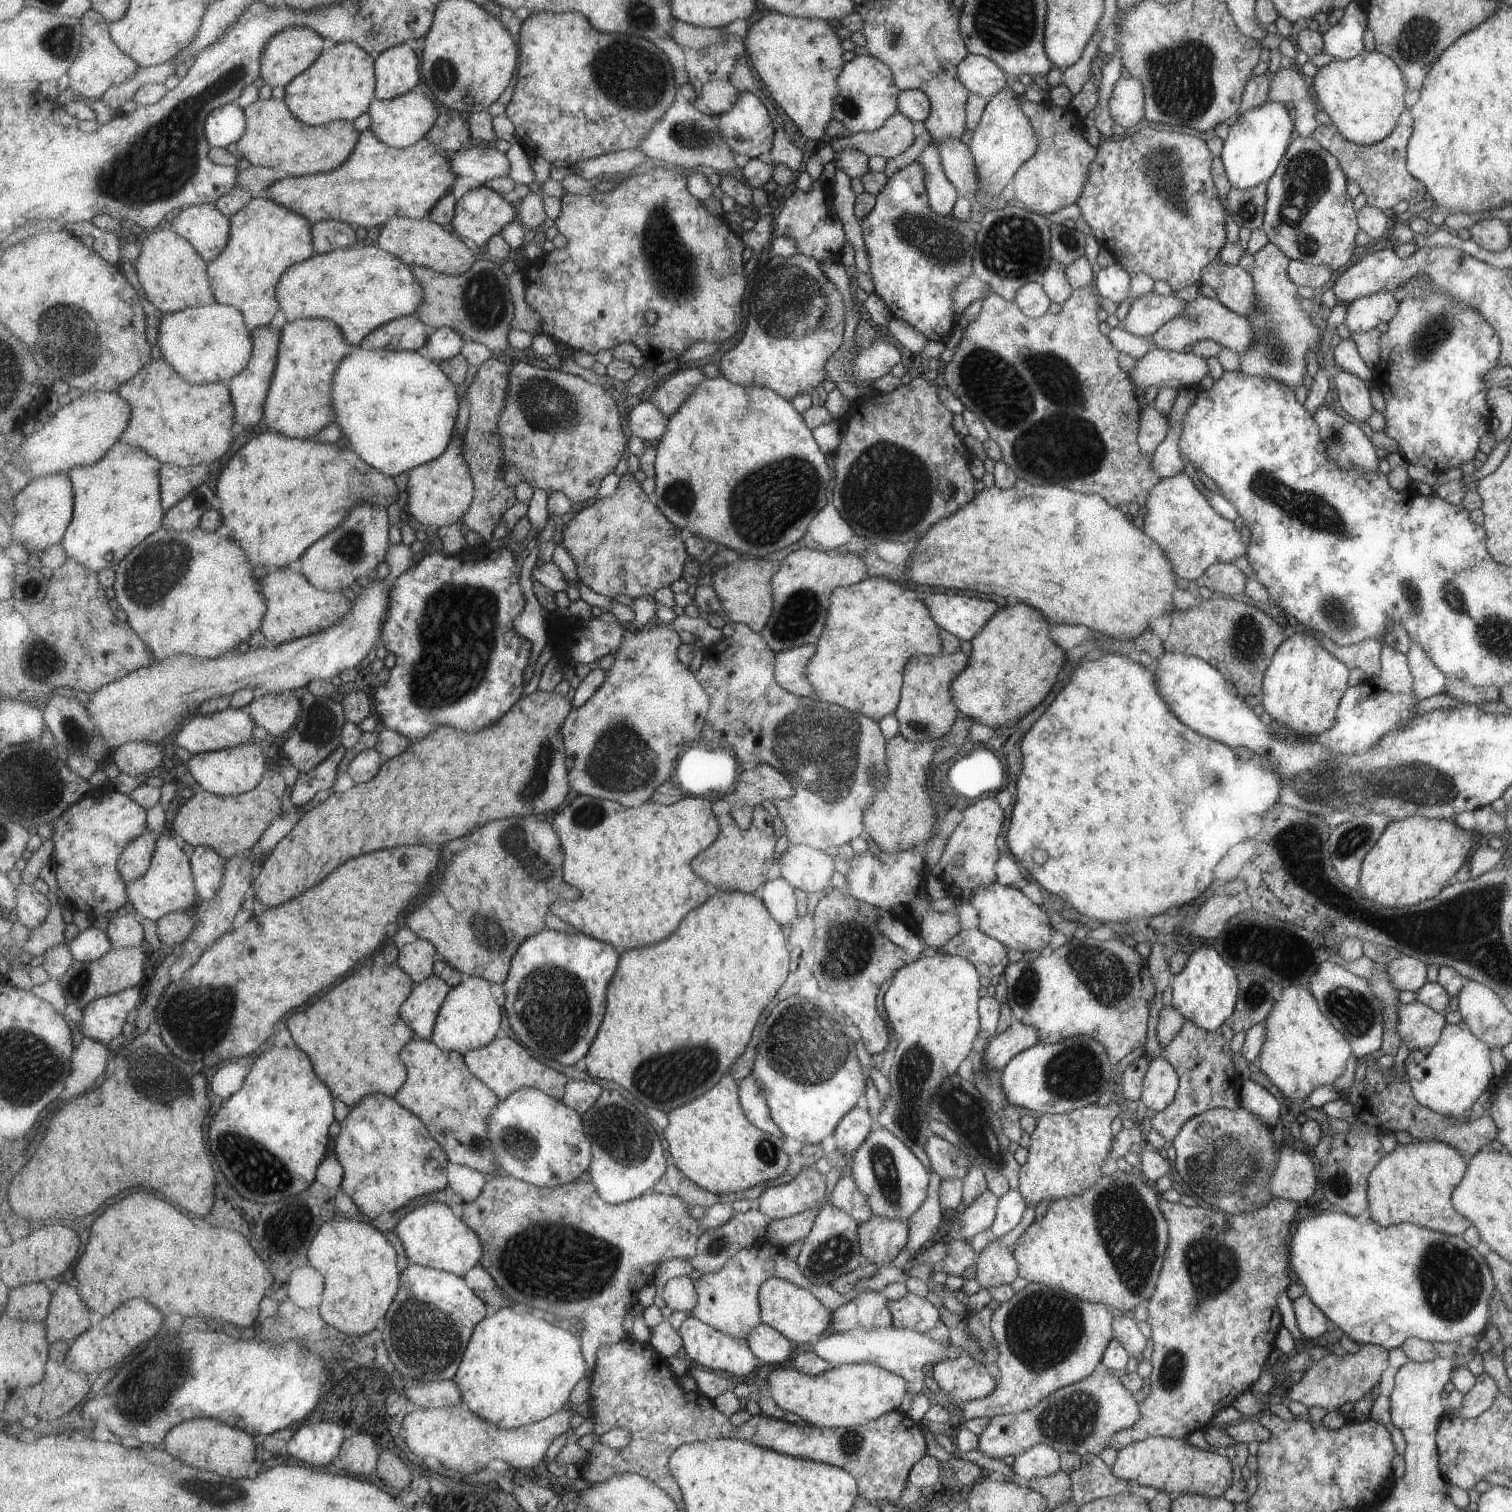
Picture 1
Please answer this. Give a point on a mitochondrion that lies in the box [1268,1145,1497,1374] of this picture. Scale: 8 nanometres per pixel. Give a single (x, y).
(1453, 1281)

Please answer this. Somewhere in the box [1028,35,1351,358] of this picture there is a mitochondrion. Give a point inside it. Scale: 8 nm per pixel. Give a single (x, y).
(1186, 99)

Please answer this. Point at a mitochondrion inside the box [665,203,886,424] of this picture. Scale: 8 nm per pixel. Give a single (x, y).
(803, 306)

